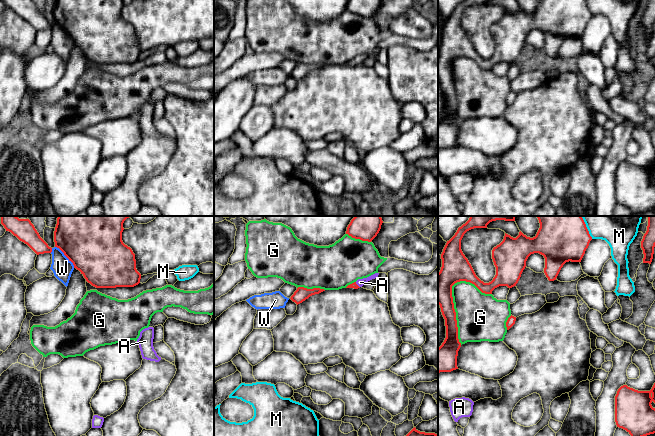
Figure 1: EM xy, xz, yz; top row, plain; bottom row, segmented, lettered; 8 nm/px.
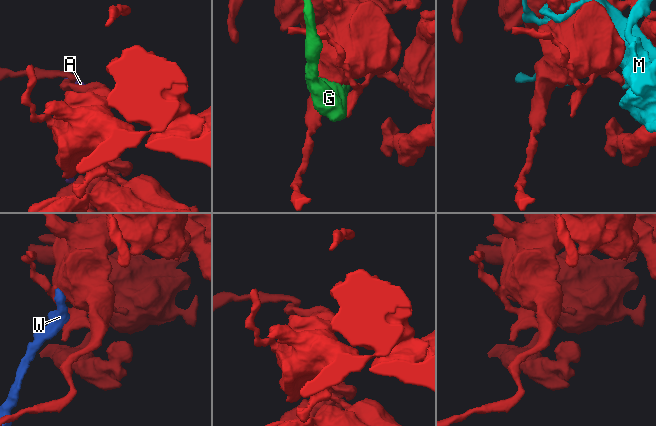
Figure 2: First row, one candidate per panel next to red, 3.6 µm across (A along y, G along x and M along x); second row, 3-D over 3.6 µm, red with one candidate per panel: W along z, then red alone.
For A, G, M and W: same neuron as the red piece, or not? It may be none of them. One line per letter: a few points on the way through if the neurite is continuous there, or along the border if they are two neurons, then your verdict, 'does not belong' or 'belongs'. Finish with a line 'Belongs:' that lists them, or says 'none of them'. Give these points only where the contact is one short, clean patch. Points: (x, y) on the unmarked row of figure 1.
A: border xz (355, 58), (359, 63); does not belong
G: does not belong
M: does not belong
W: does not belong
Belongs: none of them

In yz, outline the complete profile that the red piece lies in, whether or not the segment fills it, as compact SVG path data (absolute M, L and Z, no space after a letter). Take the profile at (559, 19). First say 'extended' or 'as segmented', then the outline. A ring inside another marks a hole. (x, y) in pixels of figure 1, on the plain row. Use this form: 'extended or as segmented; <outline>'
as segmented; M463 0L447 17L441 30L438 80L445 95L446 114L438 124L438 149L458 145L457 132L461 119L458 115L452 73L452 62L455 59L470 58L485 70L492 70L492 67L499 62L512 64L518 59L528 33L534 29L544 32L544 49L549 57L554 57L566 38L581 38L592 16L586 0L540 0L533 14L527 13L521 7L516 14L505 9L503 17L492 26L496 51L491 58L484 59L476 52L463 30L461 16L467 7L474 4L487 4L487 1Z

